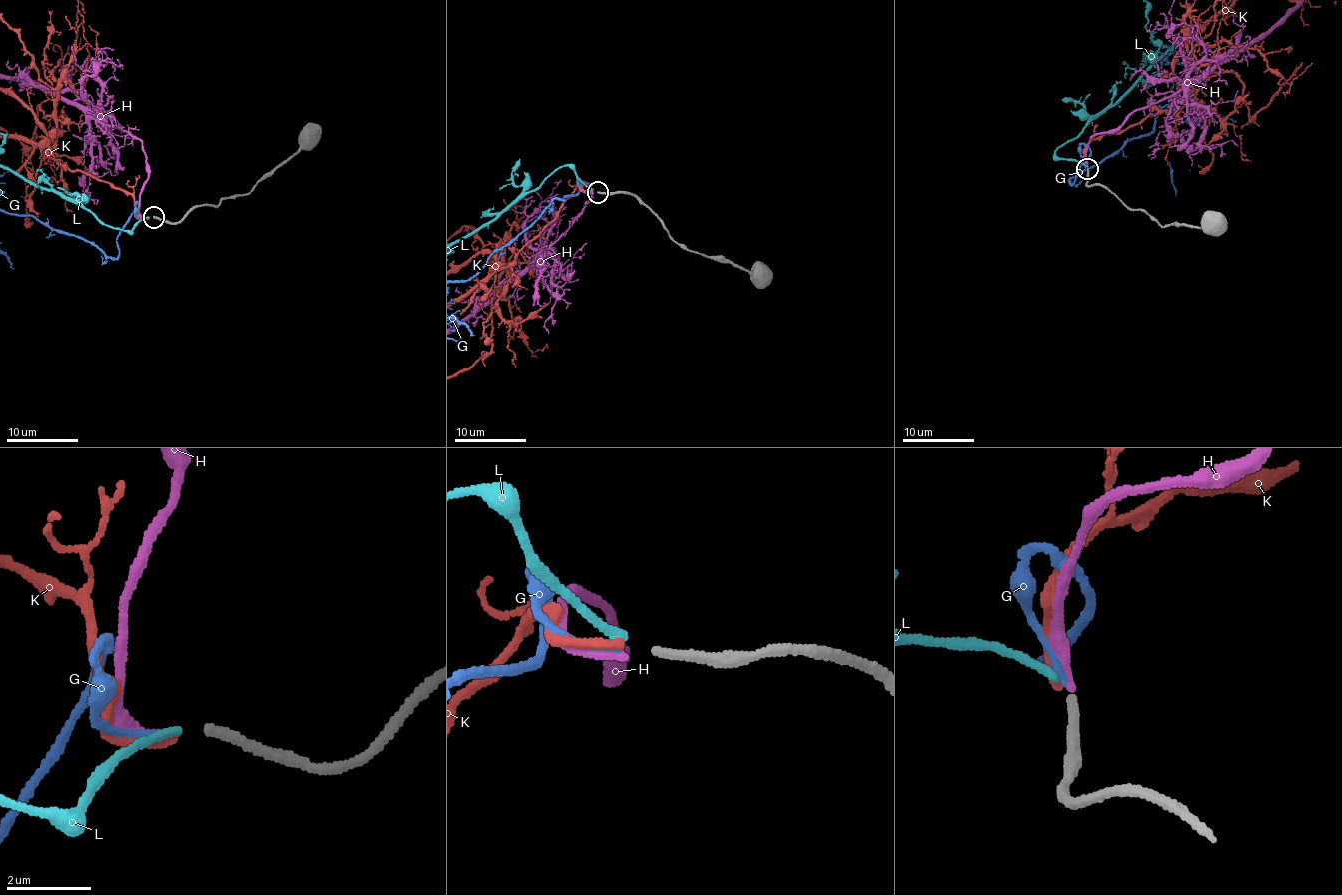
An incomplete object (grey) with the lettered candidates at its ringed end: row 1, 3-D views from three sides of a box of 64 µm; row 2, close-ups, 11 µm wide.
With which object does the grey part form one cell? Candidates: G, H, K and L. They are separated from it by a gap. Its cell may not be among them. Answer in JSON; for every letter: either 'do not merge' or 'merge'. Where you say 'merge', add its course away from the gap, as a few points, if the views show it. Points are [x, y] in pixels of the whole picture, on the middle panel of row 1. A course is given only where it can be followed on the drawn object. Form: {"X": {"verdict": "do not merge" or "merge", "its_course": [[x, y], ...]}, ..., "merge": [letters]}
{"G": {"verdict": "do not merge"}, "H": {"verdict": "merge"}, "K": {"verdict": "do not merge"}, "L": {"verdict": "do not merge"}, "merge": ["H"]}

